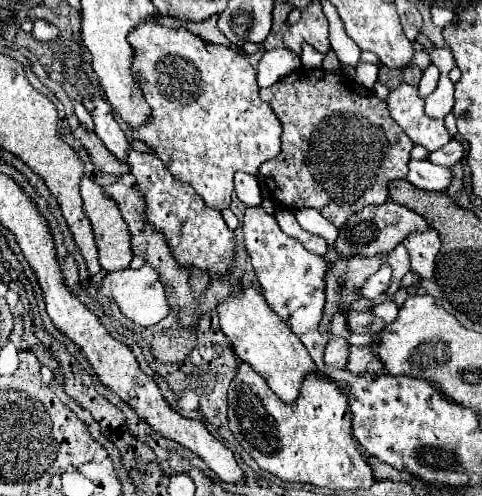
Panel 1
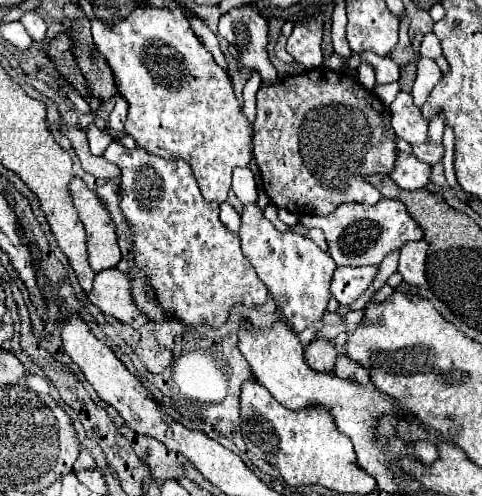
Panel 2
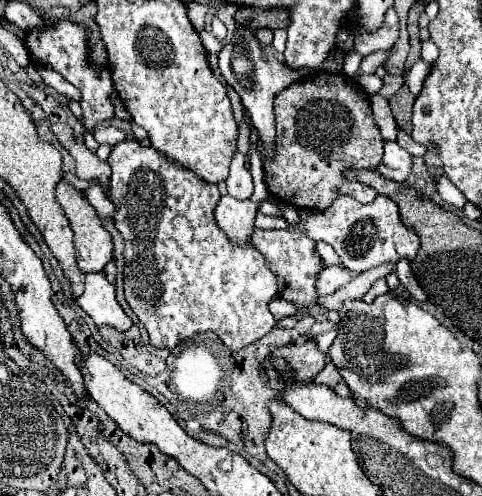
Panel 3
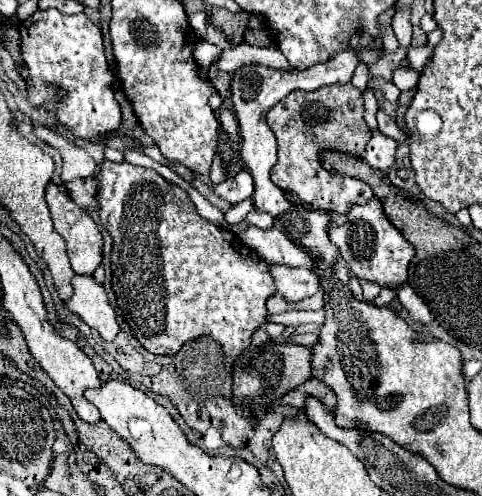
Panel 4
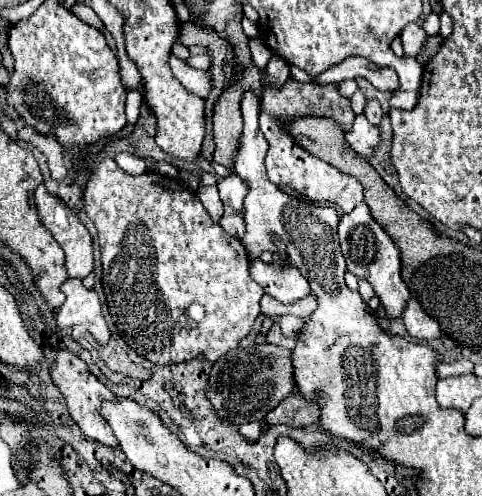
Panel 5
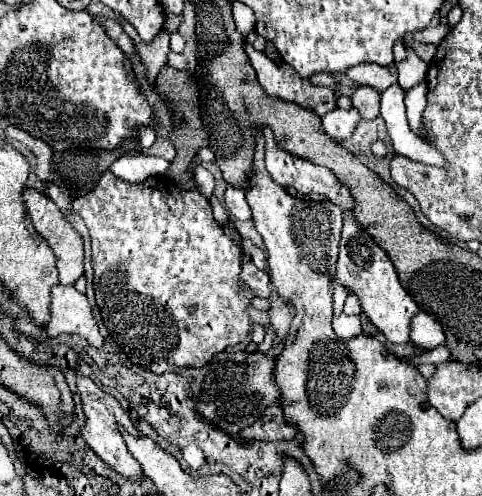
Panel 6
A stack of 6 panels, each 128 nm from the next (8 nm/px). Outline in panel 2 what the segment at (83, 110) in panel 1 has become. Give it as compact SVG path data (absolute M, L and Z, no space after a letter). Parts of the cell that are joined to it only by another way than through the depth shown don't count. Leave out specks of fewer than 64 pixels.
M94 124L88 126L86 134L88 134L88 142L90 142L90 152L96 154L96 156L102 156L102 152L106 150L106 146L112 142L112 136L106 134L106 132L102 132L102 130L98 130Z

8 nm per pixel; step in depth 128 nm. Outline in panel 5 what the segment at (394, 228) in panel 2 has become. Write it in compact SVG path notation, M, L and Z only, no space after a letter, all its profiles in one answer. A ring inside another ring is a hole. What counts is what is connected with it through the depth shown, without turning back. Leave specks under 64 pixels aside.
M366 202L356 206L354 212L342 216L342 220L338 224L338 236L340 236L340 246L344 252L348 270L356 278L364 278L372 284L376 296L380 296L380 302L386 308L386 314L390 318L400 318L402 308L404 308L406 300L410 298L410 292L400 276L400 270L402 270L400 250L394 244L394 240L388 236L388 232L372 218ZM226 214L226 216L222 216L220 226L224 228L224 232L226 232L226 234L238 239L243 238L243 233L245 232L243 214L236 214L232 216L228 216L228 214Z

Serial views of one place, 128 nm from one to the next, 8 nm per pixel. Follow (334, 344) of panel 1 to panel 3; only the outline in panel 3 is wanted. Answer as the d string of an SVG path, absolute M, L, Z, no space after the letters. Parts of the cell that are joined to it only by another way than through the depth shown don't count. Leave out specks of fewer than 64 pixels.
M306 340L300 346L298 344L282 346L272 350L270 354L286 358L290 368L294 370L296 380L312 380L326 366L326 354L318 350L314 340Z

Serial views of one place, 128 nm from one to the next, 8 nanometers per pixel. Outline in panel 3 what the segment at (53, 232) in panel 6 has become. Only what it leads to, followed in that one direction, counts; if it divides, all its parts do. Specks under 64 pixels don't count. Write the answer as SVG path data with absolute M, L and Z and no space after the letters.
M60 180L60 184L56 184L56 200L62 204L70 226L74 230L74 244L76 244L76 258L78 258L78 268L82 268L82 272L102 272L104 266L112 260L112 252L114 252L114 244L112 244L112 236L108 234L108 230L102 226L100 216L96 214L96 210L88 204L84 192L76 190L72 184L68 184L66 180Z

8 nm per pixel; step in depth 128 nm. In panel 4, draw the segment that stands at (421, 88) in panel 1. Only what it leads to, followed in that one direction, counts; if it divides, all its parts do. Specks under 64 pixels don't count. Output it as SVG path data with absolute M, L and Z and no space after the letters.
M398 68L398 70L394 70L392 82L402 90L402 92L408 92L408 90L412 90L412 88L416 88L416 84L418 84L418 78L420 78L420 72L418 70L414 70L414 68Z

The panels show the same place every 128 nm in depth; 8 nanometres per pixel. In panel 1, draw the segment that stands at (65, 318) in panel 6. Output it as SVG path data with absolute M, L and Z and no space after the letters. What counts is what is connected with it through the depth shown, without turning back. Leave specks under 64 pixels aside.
M144 264L140 270L126 268L122 272L106 274L106 278L102 280L100 292L116 300L124 316L128 316L140 326L154 326L170 314L170 306L166 302L166 286L160 282L160 274L150 264Z

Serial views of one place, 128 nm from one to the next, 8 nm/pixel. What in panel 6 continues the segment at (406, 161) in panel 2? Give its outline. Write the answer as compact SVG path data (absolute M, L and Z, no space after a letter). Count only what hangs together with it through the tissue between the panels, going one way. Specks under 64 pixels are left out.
M338 108L334 112L328 112L328 116L322 116L322 126L330 138L334 138L336 142L344 142L344 140L352 138L360 120L362 120L362 116L356 108L350 108L350 110Z

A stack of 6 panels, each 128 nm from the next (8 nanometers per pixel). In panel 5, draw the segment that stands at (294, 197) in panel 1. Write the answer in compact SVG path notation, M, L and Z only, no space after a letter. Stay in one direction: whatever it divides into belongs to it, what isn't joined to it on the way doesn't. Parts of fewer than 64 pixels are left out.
M288 80L288 84L280 90L266 88L262 94L262 112L260 112L260 130L264 132L270 150L266 154L266 170L270 182L276 186L288 186L294 192L310 198L312 202L332 202L340 206L346 214L352 212L358 204L364 202L364 188L358 178L344 174L326 162L308 154L286 130L286 124L292 120L306 118L306 116L324 116L332 118L340 124L344 132L352 130L356 114L350 108L350 98L344 98L336 84L300 84L296 80Z

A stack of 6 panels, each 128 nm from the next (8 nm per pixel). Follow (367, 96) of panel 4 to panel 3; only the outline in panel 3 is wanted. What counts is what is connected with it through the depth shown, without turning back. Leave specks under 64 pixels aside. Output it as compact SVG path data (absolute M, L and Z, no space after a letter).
M374 94L374 96L370 96L370 104L372 104L372 112L376 116L376 124L380 128L382 138L384 140L396 140L398 126L396 126L396 120L392 116L388 100L384 96L380 96L380 94Z

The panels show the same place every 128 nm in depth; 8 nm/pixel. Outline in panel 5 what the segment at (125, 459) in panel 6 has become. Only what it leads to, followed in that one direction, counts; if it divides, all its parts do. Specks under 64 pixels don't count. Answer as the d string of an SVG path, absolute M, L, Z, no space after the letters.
M60 348L60 350L56 350L56 360L54 360L52 368L50 368L50 376L52 376L54 384L58 386L58 390L62 392L62 396L66 398L66 402L68 402L68 412L70 412L72 420L80 426L80 430L82 430L88 438L98 440L98 442L102 442L102 444L106 444L106 446L118 446L118 444L116 444L116 438L112 436L110 424L98 414L98 404L100 404L102 400L114 400L114 394L88 370L86 362L80 360L74 352Z

